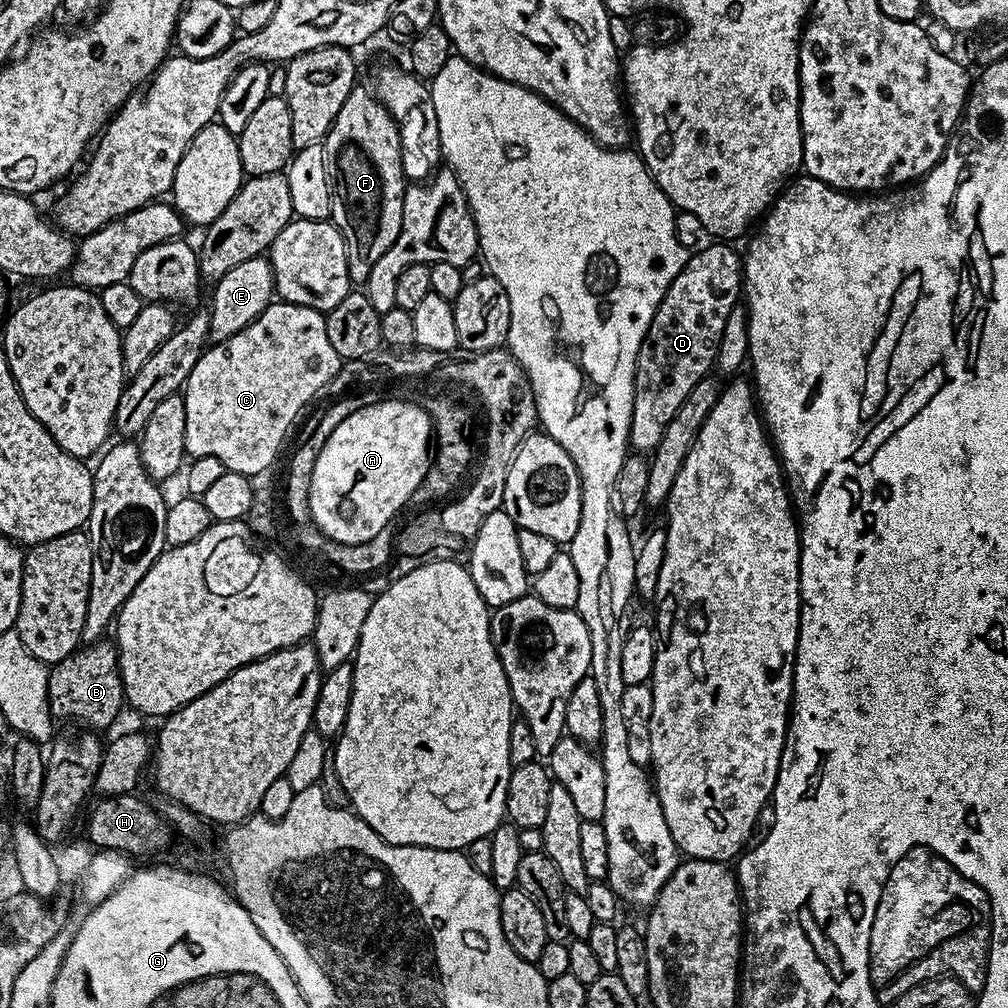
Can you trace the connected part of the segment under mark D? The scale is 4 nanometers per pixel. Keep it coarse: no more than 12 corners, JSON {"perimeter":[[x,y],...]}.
{"perimeter":[[693,251],[638,350],[628,443],[650,454],[713,371],[742,256]]}

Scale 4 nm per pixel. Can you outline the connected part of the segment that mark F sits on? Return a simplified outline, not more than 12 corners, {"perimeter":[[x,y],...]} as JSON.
{"perimeter":[[356,86],[322,141],[330,219],[368,281],[402,230],[391,114]]}

